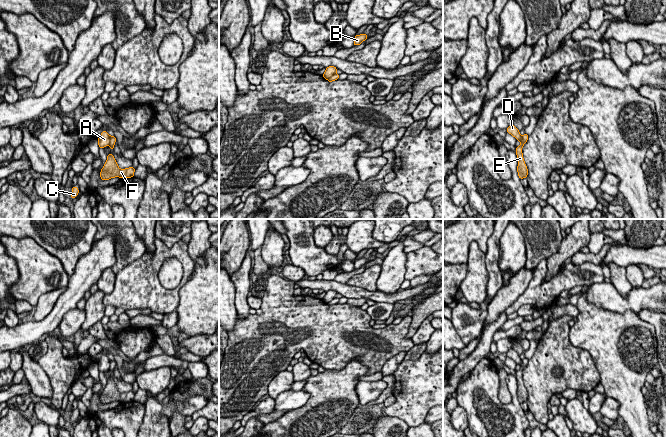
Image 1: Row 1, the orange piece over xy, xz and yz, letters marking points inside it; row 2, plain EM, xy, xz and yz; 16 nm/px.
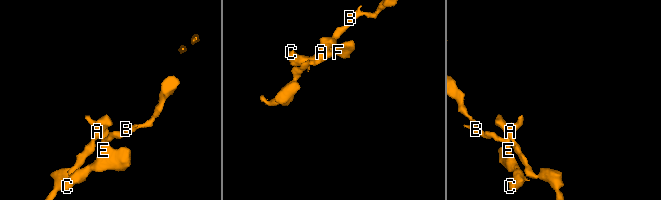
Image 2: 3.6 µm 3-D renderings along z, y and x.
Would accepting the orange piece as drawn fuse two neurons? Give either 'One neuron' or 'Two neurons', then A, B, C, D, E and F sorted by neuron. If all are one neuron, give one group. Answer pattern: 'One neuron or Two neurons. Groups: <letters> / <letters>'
Two neurons. Groups: A D / B C E F

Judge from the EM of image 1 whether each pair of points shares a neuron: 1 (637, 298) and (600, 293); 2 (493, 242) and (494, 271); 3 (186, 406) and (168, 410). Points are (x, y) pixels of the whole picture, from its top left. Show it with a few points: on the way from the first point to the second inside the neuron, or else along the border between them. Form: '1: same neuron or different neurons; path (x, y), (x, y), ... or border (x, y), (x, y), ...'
1: same neuron; path (628, 303), (617, 303), (609, 298)
2: same neuron; path (493, 249), (493, 264)
3: same neuron; path (182, 406), (172, 406)

